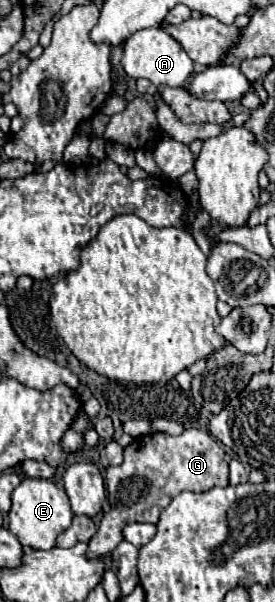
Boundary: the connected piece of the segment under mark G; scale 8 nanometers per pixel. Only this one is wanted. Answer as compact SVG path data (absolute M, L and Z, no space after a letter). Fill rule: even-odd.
M187 429L179 437L151 433L133 439L133 443L125 447L125 461L117 467L109 467L105 481L111 511L103 515L95 537L89 541L87 557L109 555L123 541L121 531L127 523L157 524L161 511L179 491L203 493L215 485L225 487L229 483L229 467L223 449L205 431Z

